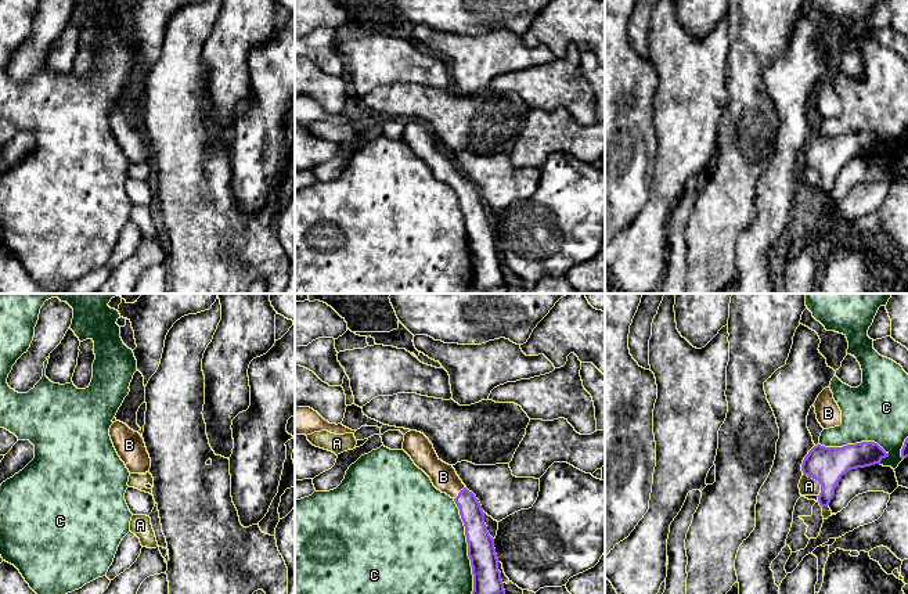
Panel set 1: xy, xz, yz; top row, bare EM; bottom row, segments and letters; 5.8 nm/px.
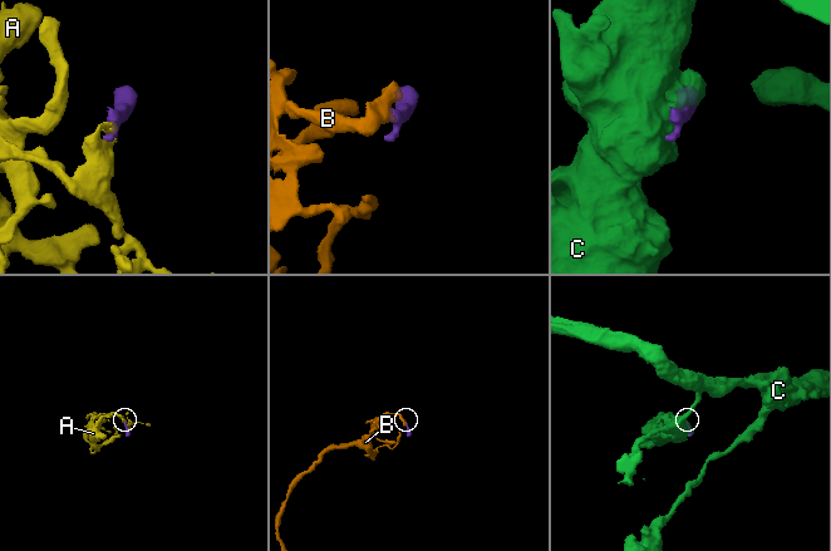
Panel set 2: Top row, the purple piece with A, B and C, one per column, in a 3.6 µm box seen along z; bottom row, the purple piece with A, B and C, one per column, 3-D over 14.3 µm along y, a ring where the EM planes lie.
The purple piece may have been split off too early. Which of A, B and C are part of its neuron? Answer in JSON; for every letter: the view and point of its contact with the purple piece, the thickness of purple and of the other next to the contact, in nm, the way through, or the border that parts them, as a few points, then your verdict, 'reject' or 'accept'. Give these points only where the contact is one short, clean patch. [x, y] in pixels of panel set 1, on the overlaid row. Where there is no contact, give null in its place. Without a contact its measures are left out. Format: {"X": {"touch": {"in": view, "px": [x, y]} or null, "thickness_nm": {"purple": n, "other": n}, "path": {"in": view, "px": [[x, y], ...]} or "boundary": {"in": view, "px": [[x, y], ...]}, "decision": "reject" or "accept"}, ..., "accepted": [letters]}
{"A": {"touch": {"in": "yz", "px": [818, 482]}, "thickness_nm": {"purple": 200, "other": 110}, "boundary": {"in": "yz", "px": [[803, 472], [820, 485], [818, 496]]}, "decision": "reject"}, "B": {"touch": {"in": "xz", "px": [458, 493]}, "thickness_nm": {"purple": 140, "other": 150}, "path": {"in": "xz", "px": [[472, 515], [469, 506], [458, 493], [443, 476]]}, "decision": "accept"}, "C": {"touch": {"in": "xz", "px": [468, 546]}, "thickness_nm": {"purple": 160, "other": 480}, "decision": "reject"}, "accepted": ["B"]}

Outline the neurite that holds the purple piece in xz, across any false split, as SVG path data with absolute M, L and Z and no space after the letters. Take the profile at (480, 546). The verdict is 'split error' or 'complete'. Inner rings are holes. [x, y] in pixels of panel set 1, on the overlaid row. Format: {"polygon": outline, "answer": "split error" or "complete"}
{"polygon": "M407 432L403 450L430 478L433 486L450 496L460 510L473 575L472 594L505 594L494 539L487 532L484 512L476 496L466 489L453 465L437 457L433 444L424 433Z", "answer": "split error"}

